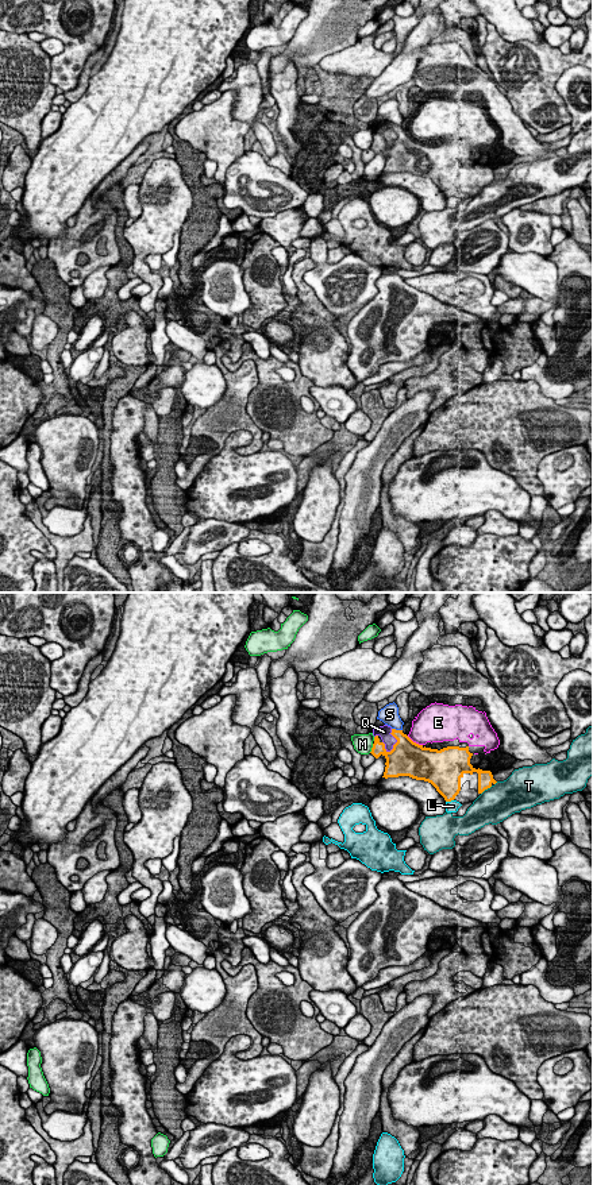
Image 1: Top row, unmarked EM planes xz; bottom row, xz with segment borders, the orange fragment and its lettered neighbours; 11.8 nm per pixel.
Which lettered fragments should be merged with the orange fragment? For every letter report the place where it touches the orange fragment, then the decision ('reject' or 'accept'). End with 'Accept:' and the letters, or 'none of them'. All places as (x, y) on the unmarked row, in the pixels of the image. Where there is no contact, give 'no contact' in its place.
E: meets orange in xz at (415, 138); accept
L: meets orange in xz at (449, 196); reject
M: meets orange in xz at (372, 143); reject
Q: meets orange in xz at (397, 136); reject
S: meets orange in xz at (397, 126); reject
T: meets orange in xz at (486, 184); reject
Accept: E

